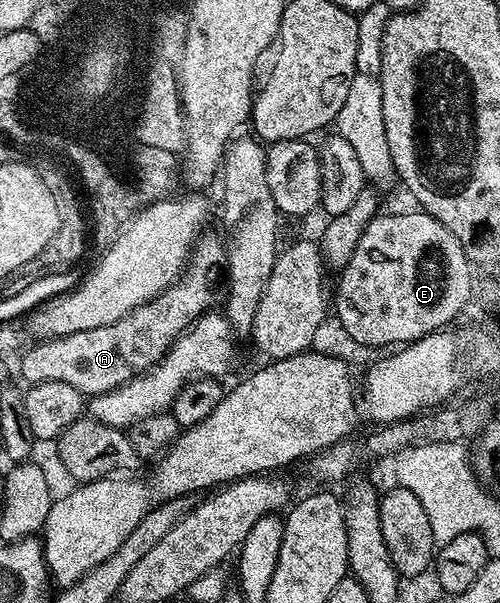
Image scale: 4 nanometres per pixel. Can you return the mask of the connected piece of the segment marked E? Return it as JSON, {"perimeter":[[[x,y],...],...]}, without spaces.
{"perimeter":[[[419,209],[400,211],[397,215],[384,214],[378,213],[370,221],[370,225],[366,225],[362,237],[358,237],[358,249],[354,249],[354,257],[350,257],[348,264],[339,272],[340,280],[337,281],[336,287],[334,283],[334,319],[336,315],[337,321],[344,326],[345,333],[354,342],[361,343],[364,347],[388,347],[384,349],[392,349],[397,345],[407,345],[432,331],[442,329],[444,319],[451,318],[451,315],[455,314],[460,306],[463,306],[464,299],[467,299],[468,269],[467,263],[464,263],[464,256],[460,252],[462,241],[458,241],[458,237],[454,237],[454,233],[450,233],[450,229],[446,229],[446,225],[442,225],[442,221],[430,217],[425,211]]]}

